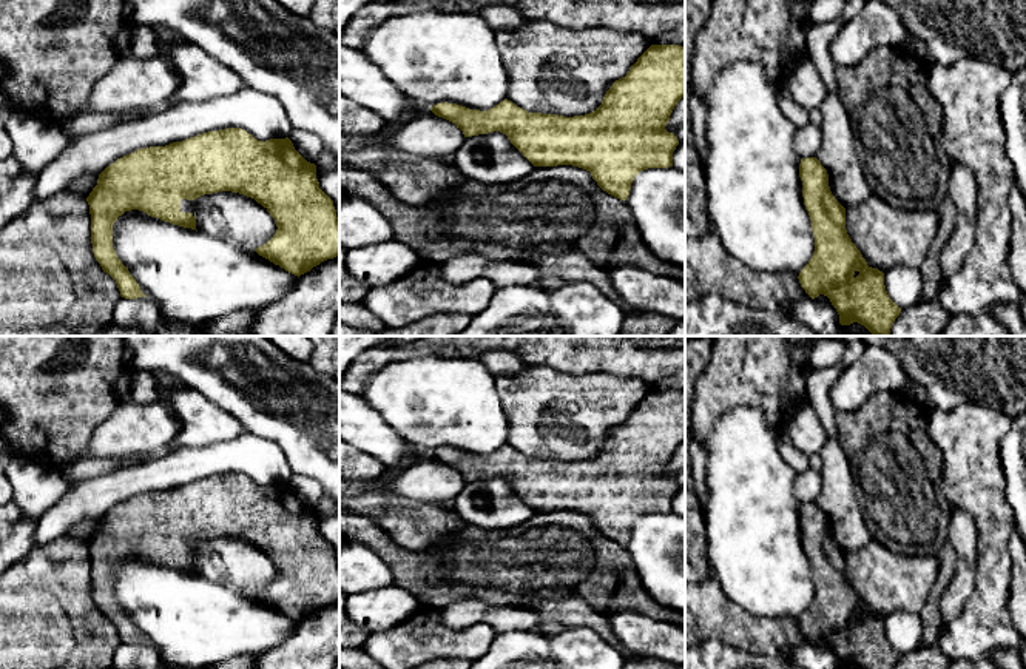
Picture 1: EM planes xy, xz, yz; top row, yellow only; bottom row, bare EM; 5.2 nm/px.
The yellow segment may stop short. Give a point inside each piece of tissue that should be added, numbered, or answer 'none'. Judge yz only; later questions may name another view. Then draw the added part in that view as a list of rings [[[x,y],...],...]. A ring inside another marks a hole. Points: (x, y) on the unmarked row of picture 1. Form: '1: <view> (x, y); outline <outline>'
none

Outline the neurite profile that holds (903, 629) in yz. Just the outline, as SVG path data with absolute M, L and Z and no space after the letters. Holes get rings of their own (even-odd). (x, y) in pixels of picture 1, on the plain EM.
M896 610L884 618L884 630L889 643L901 654L920 649L923 640L923 621L920 614Z

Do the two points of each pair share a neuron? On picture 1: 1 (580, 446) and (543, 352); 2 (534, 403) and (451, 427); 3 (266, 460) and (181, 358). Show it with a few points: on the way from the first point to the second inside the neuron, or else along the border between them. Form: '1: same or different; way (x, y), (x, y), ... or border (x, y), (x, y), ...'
1: different; border (526, 364), (548, 366), (576, 375), (587, 373)
2: different; border (494, 376), (508, 421), (508, 443)
3: different; border (246, 430), (272, 440), (280, 446)

